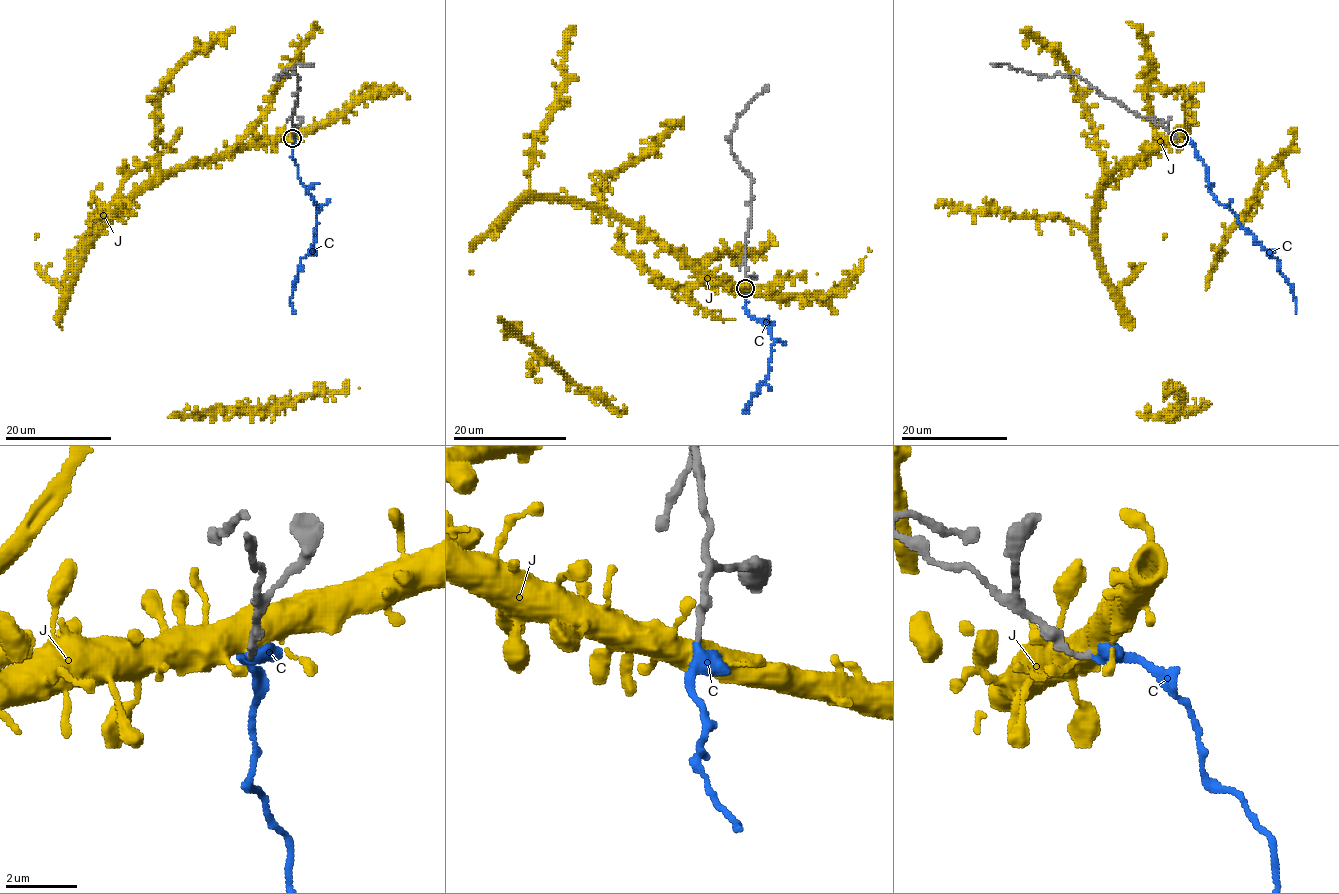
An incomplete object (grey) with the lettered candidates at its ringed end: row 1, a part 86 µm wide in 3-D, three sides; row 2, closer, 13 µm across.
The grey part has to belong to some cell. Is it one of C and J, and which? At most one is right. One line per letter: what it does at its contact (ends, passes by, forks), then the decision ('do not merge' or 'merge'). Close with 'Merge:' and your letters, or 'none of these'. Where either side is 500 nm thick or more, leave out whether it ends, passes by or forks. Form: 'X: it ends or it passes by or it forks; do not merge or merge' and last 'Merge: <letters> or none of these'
C: it ends; merge
J: it forks; do not merge
Merge: C

